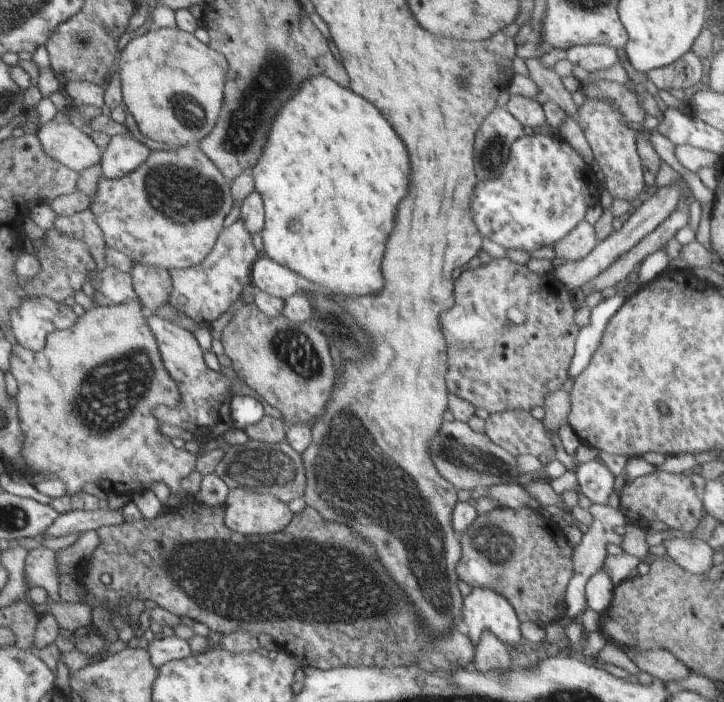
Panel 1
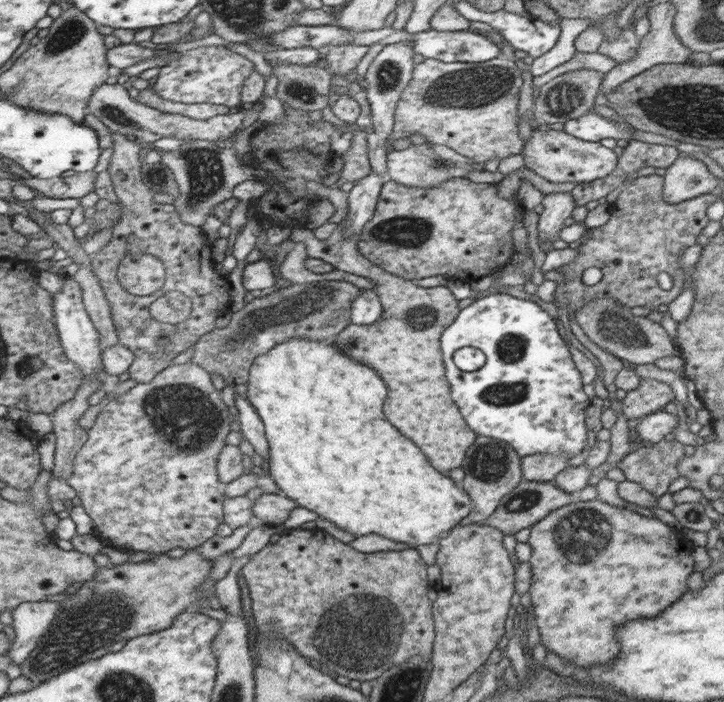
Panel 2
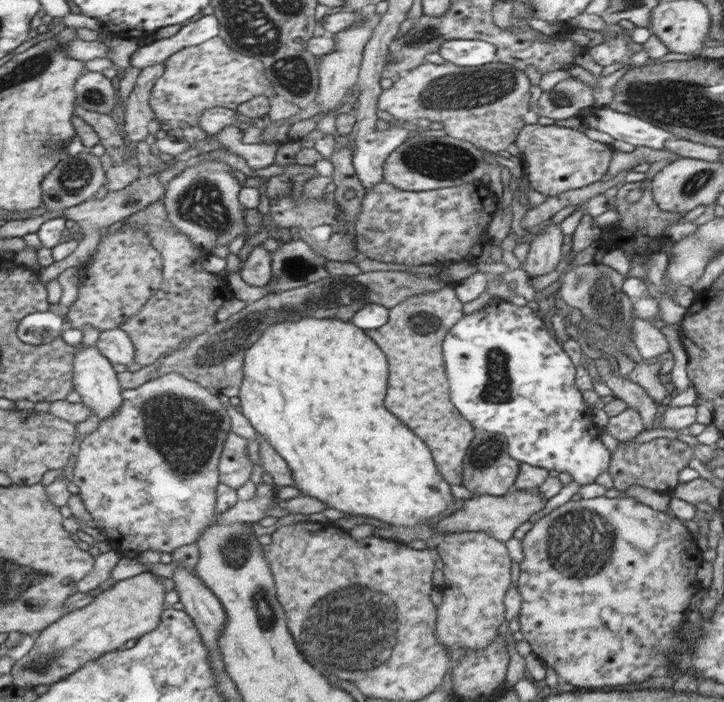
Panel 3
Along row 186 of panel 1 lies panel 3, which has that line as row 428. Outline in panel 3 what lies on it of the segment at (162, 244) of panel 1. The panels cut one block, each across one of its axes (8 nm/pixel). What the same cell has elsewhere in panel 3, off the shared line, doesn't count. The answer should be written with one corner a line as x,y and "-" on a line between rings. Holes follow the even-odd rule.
176,372
164,374
159,378
150,379
134,390
125,390
122,408
115,415
101,421
98,428
81,438
79,452
74,466
73,483
78,486
86,510
97,521
97,527
112,536
120,536
120,540
128,540
132,550
158,550
158,552
173,553
176,548
185,544
192,544
201,535
201,532
211,524
216,523
215,501
217,500
217,486
220,483
218,462
220,460
226,437
231,431
230,417
220,403
219,392
206,390
205,381
191,381

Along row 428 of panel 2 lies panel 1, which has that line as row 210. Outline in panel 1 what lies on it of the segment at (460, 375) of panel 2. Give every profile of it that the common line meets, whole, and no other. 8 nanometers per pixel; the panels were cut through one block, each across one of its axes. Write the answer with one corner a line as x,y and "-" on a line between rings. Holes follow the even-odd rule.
522,135
511,146
505,169
495,179
488,179
478,184
472,200
472,216
482,237
488,237
500,247
516,250
532,250
542,246
553,246
564,238
586,214
588,208
599,203
602,184
585,158
560,137

